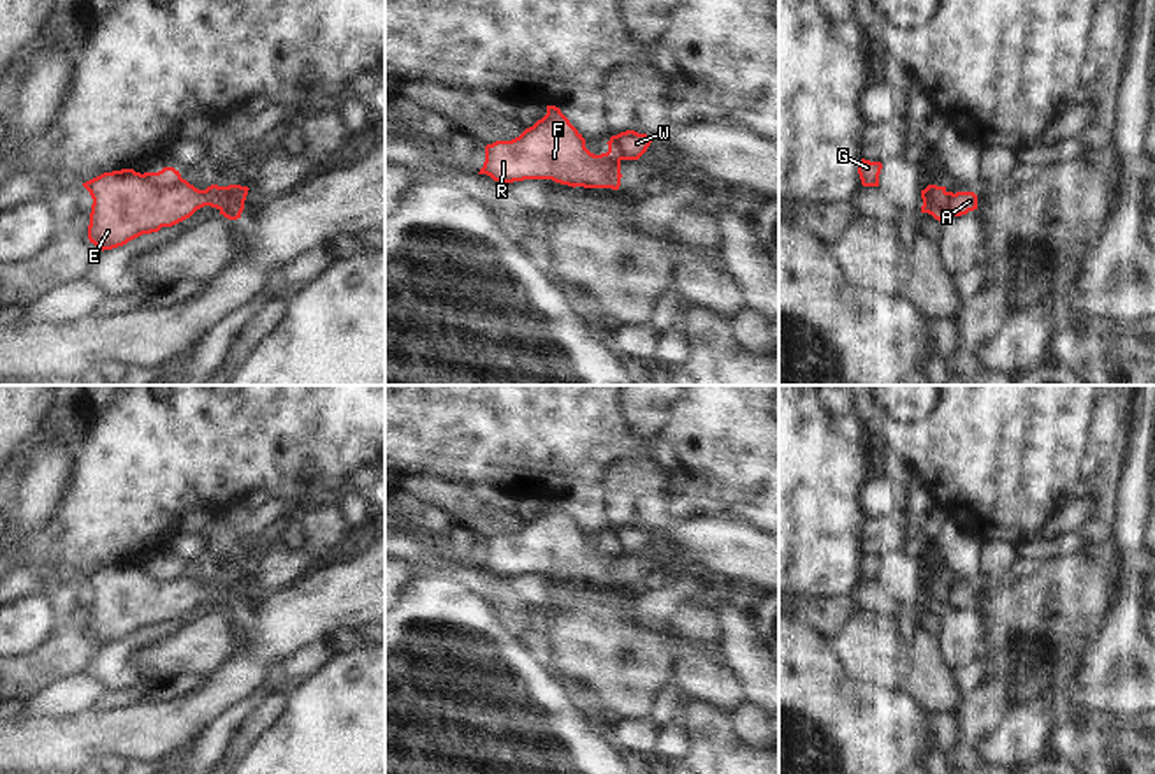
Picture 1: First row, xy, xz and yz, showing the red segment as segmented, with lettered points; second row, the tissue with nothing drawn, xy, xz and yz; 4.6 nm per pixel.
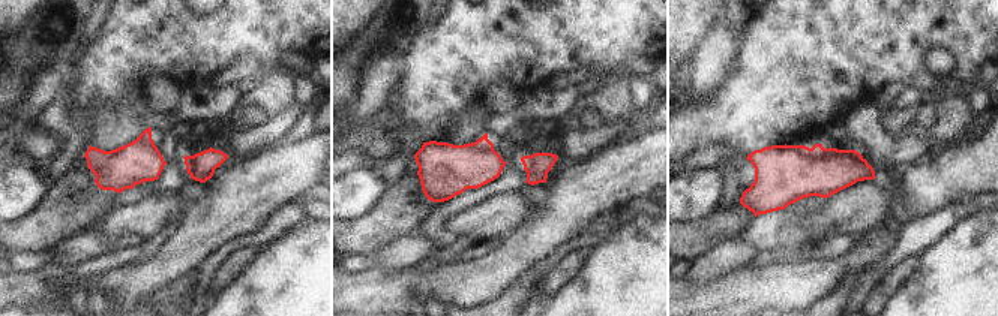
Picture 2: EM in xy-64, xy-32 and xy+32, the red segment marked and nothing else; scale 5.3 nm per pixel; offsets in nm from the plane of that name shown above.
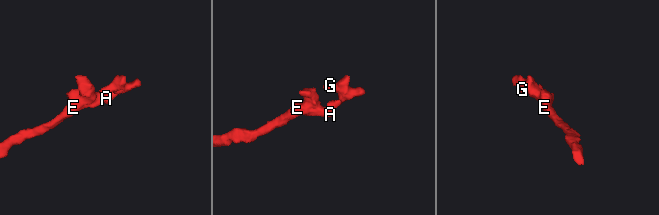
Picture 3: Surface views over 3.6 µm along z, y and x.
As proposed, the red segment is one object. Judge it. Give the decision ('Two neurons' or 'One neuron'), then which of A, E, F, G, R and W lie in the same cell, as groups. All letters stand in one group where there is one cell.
Two neurons. Groups: A E F R / G W.

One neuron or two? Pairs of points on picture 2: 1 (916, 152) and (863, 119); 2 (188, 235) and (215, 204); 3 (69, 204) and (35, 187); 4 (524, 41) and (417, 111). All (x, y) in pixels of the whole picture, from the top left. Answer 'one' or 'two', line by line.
1: one
2: one
3: two
4: one

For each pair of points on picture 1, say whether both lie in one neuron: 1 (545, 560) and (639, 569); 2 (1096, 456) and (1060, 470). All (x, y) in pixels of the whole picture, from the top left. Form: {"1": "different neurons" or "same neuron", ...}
{"1": "same neuron", "2": "different neurons"}

